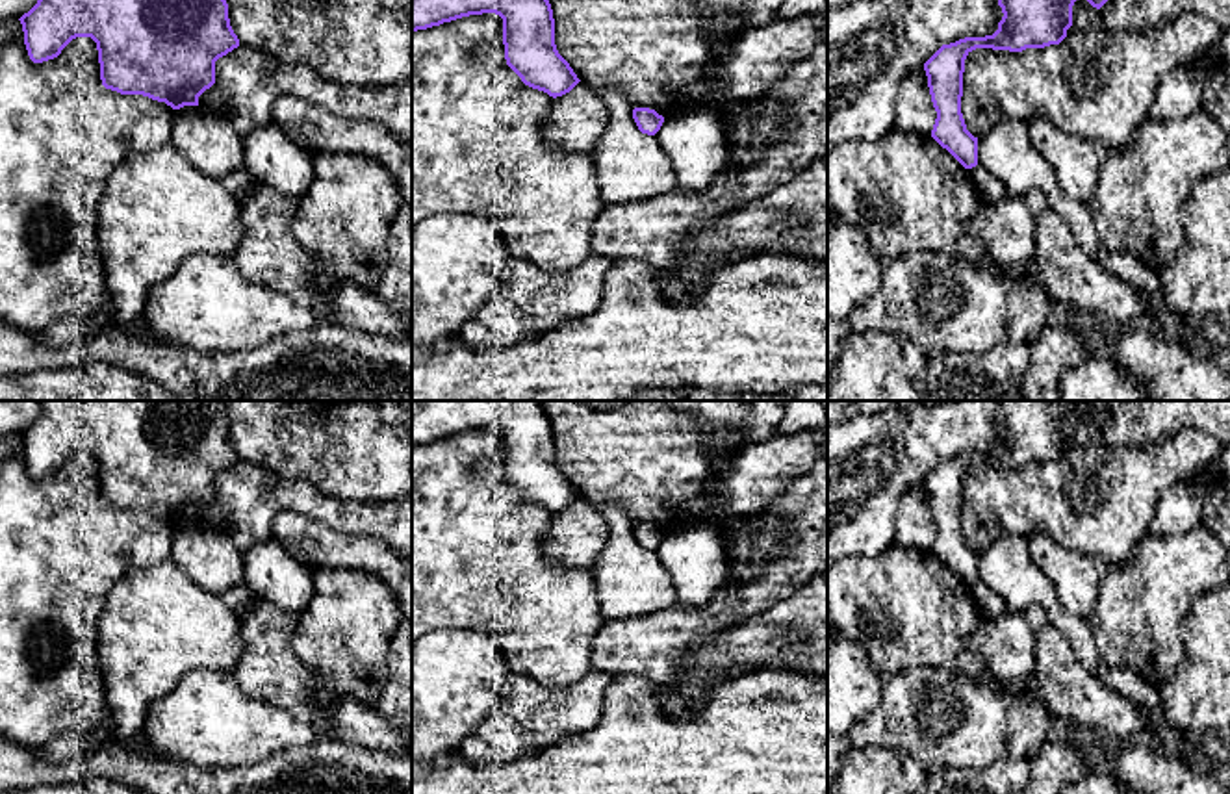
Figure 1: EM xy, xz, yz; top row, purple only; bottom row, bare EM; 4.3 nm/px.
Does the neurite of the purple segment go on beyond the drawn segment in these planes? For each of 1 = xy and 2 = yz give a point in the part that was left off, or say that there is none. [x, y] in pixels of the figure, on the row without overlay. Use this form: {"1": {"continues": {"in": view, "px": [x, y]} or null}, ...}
{"1": {"continues": null}, "2": {"continues": null}}

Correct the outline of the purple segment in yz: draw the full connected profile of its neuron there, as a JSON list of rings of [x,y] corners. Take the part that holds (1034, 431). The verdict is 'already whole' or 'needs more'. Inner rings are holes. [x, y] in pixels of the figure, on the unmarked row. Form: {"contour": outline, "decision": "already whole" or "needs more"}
{"contour": [[[1000,401],[998,421],[1002,423],[1002,436],[993,451],[965,453],[950,460],[942,460],[926,479],[928,503],[931,510],[937,534],[931,553],[946,564],[965,584],[978,581],[978,553],[974,553],[965,540],[961,529],[963,488],[965,475],[976,464],[1022,467],[1026,464],[1044,464],[1059,460],[1072,442],[1072,421],[1085,414],[1093,423],[1100,425],[1108,416],[1108,408],[1093,410],[1087,401]]], "decision": "already whole"}

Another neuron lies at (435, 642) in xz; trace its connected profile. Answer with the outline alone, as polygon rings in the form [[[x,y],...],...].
[[[434,631],[412,647],[412,762],[442,764],[447,753],[458,753],[460,742],[471,735],[495,707],[505,677],[510,673],[497,642],[479,631]]]

